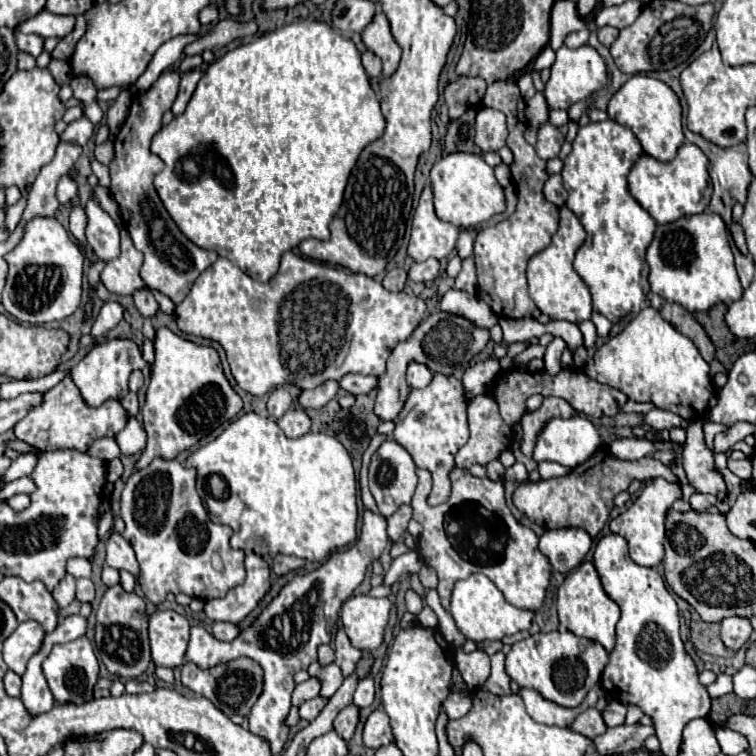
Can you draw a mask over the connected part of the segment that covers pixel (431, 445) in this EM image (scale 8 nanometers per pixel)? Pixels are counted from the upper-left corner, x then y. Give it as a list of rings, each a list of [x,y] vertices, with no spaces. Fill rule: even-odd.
[[[435,375],[425,389],[411,389],[405,409],[395,421],[393,439],[407,449],[407,453],[413,457],[417,467],[429,469],[433,475],[433,491],[429,497],[431,505],[439,505],[449,497],[451,485],[449,485],[447,473],[449,469],[455,467],[455,461],[453,461],[455,453],[469,439],[465,407],[467,403],[463,399],[461,381],[457,377]]]

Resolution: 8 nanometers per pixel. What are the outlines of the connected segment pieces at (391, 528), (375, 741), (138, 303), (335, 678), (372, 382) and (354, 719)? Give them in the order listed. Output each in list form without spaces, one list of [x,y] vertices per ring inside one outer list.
[[[401,505],[401,509],[397,509],[397,513],[393,513],[387,519],[387,533],[393,541],[397,541],[407,531],[409,519],[411,519],[411,505]]]
[[[381,707],[367,717],[365,729],[363,729],[363,743],[369,749],[379,749],[383,745],[393,743],[393,729],[389,725],[387,713]]]
[[[143,289],[143,291],[137,291],[137,293],[133,295],[133,299],[135,299],[135,307],[139,309],[139,313],[141,313],[145,319],[151,319],[151,317],[155,317],[155,313],[159,311],[159,305],[157,305],[157,301],[153,299],[153,295],[151,295],[147,289]]]
[[[313,663],[309,665],[309,675],[311,677],[317,677],[321,681],[320,695],[323,697],[333,697],[333,693],[339,689],[339,685],[343,683],[343,675],[341,675],[341,669],[331,663],[327,667],[321,667],[319,663]]]
[[[345,375],[339,381],[339,387],[345,389],[351,395],[361,395],[361,393],[369,393],[371,389],[377,387],[377,377],[371,375]]]
[[[349,705],[349,707],[345,707],[345,709],[337,715],[337,719],[335,719],[335,731],[337,731],[345,741],[349,741],[349,739],[353,737],[353,733],[355,733],[357,723],[359,723],[359,707],[357,707],[357,705]]]

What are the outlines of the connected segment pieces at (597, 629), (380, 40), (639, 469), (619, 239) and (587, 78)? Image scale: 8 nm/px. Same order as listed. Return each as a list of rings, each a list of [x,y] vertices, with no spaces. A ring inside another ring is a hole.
[[[585,561],[565,577],[563,585],[558,588],[556,605],[561,625],[565,625],[579,637],[587,637],[601,643],[607,651],[613,649],[615,625],[621,617],[621,609],[617,609],[617,603],[605,593],[605,589],[601,589],[601,579],[593,563]]]
[[[377,11],[373,15],[373,21],[365,27],[361,37],[363,37],[365,47],[381,57],[381,61],[383,61],[383,75],[389,77],[397,69],[397,65],[399,65],[401,47],[395,43],[393,35],[389,31],[389,21],[387,21],[383,11]]]
[[[599,449],[585,463],[571,469],[565,477],[541,479],[537,483],[525,481],[517,487],[513,495],[513,503],[519,511],[523,511],[533,523],[543,525],[545,529],[561,529],[561,527],[579,527],[585,529],[591,537],[597,537],[605,523],[609,521],[613,499],[621,491],[627,491],[633,479],[647,481],[655,477],[665,477],[669,481],[677,481],[677,477],[657,459],[643,457],[641,461],[621,461],[613,457],[607,449]]]
[[[613,119],[587,123],[585,127],[579,127],[573,149],[563,161],[561,171],[563,185],[569,193],[567,207],[587,231],[587,239],[579,247],[573,267],[591,289],[593,309],[603,313],[609,321],[639,313],[641,303],[649,293],[645,249],[653,239],[657,223],[627,189],[627,175],[641,153],[643,147],[629,127],[619,125]]]
[[[581,45],[577,49],[561,47],[557,51],[557,61],[551,67],[551,77],[545,83],[545,99],[551,109],[569,109],[577,101],[585,101],[591,93],[607,85],[607,67],[601,55],[591,45]]]

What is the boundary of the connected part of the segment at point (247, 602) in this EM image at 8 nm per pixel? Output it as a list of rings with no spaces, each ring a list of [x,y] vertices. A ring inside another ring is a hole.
[[[247,553],[245,557],[247,577],[241,585],[229,589],[225,597],[205,601],[205,615],[213,621],[231,621],[241,623],[269,593],[269,565],[261,555]]]

